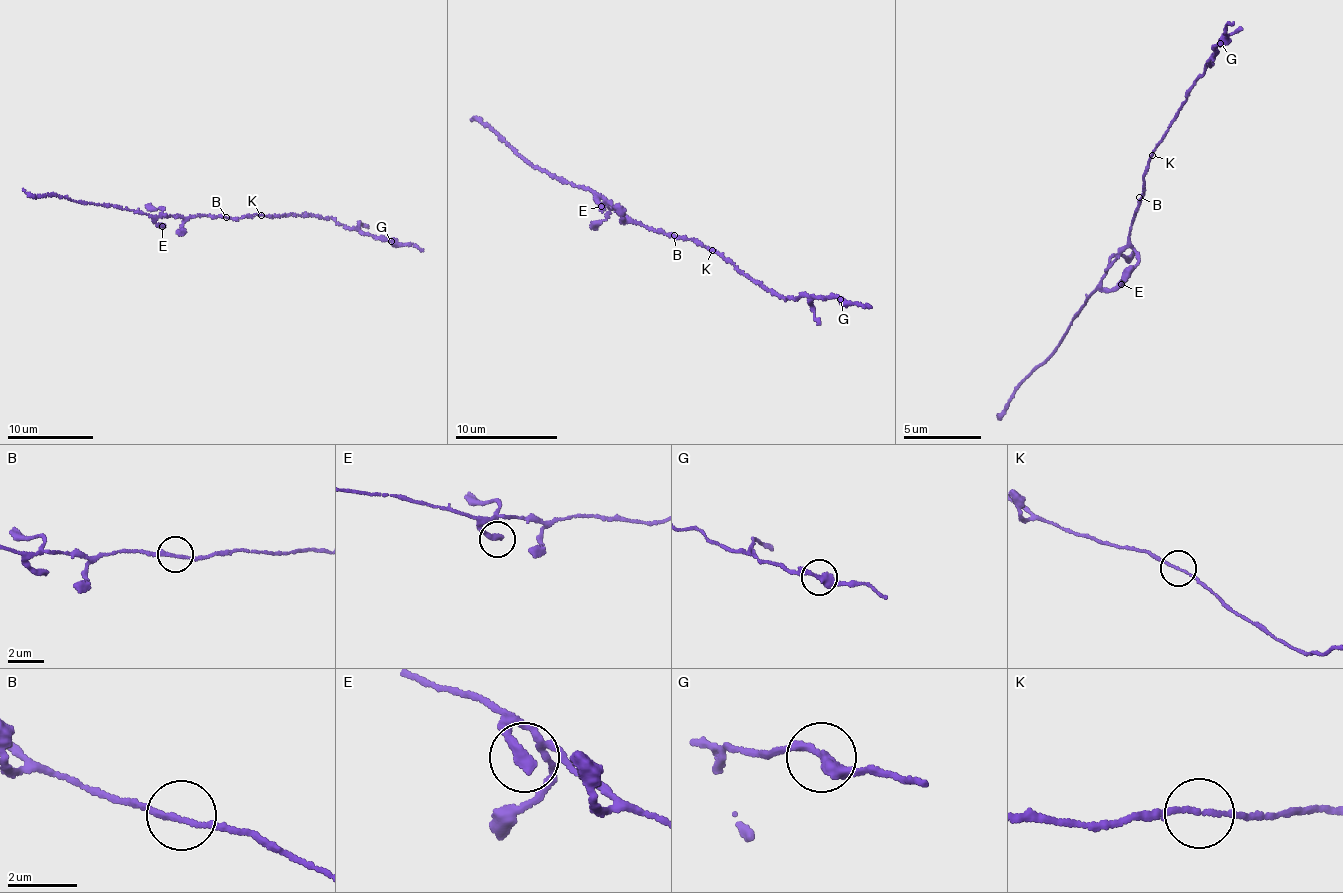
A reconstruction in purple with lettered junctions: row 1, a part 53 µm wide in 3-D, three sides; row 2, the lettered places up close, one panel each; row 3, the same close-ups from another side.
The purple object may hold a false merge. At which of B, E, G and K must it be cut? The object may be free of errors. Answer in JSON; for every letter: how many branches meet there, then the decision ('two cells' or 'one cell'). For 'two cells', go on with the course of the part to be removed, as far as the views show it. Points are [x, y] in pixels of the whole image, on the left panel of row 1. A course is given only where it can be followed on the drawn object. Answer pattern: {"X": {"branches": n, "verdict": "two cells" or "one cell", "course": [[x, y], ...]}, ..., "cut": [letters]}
{"B": {"branches": 2, "verdict": "one cell"}, "E": {"branches": 1, "verdict": "one cell"}, "G": {"branches": 2, "verdict": "one cell"}, "K": {"branches": 2, "verdict": "one cell"}, "cut": []}

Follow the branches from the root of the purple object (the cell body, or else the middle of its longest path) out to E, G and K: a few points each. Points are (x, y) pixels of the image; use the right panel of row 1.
E: (1140, 199), (1130, 227), (1131, 239), (1105, 274), (1103, 282), (1108, 287), (1121, 284)
G: (1140, 199), (1149, 154), (1167, 133), (1202, 67), (1213, 64), (1207, 57), (1217, 52), (1213, 44), (1220, 43)
K: (1140, 199), (1143, 172), (1153, 153)

